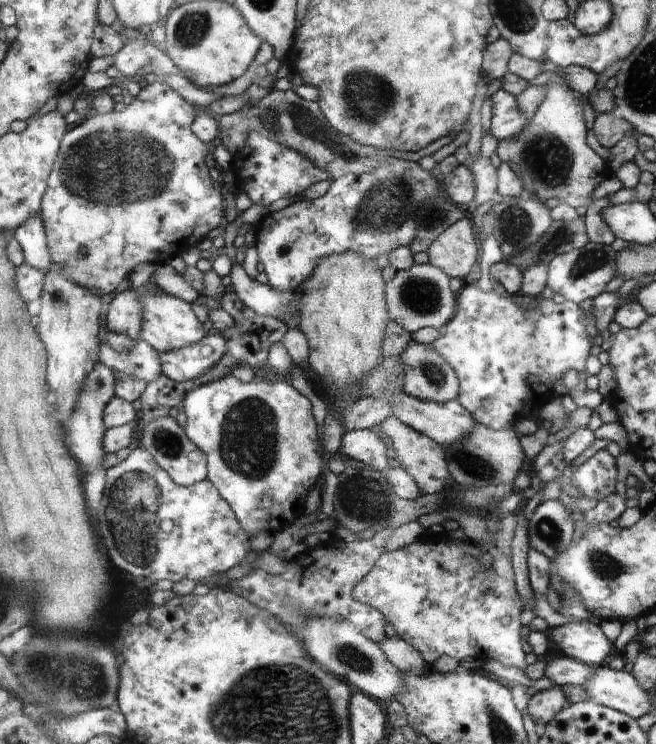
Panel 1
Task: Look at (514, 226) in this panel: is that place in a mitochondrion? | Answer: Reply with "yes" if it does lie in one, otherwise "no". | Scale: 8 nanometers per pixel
yes

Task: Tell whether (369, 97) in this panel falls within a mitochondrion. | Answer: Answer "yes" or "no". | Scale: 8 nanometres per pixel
yes

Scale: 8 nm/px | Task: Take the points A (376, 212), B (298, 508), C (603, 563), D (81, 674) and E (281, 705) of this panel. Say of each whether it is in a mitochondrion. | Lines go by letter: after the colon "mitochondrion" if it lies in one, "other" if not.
A: mitochondrion
B: other
C: mitochondrion
D: mitochondrion
E: mitochondrion

